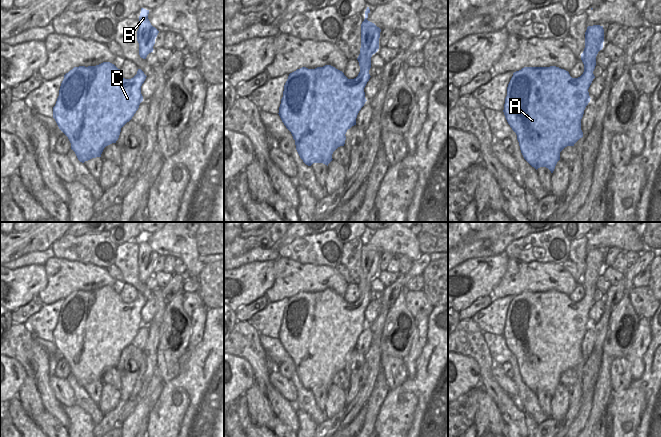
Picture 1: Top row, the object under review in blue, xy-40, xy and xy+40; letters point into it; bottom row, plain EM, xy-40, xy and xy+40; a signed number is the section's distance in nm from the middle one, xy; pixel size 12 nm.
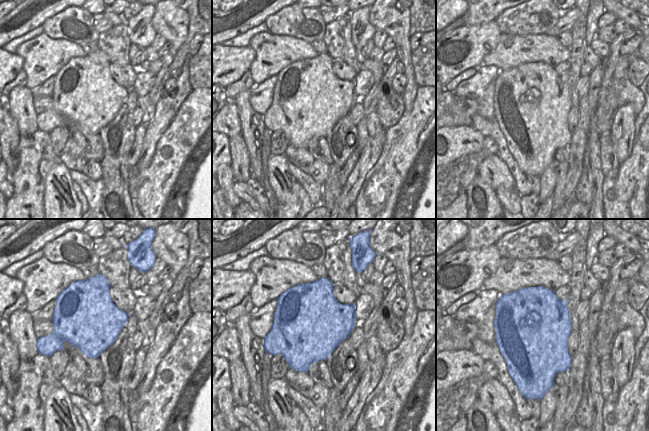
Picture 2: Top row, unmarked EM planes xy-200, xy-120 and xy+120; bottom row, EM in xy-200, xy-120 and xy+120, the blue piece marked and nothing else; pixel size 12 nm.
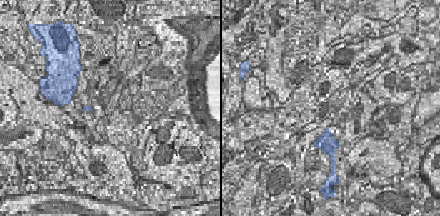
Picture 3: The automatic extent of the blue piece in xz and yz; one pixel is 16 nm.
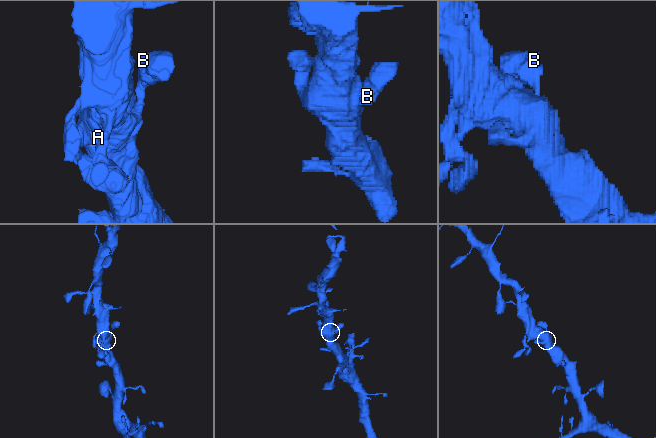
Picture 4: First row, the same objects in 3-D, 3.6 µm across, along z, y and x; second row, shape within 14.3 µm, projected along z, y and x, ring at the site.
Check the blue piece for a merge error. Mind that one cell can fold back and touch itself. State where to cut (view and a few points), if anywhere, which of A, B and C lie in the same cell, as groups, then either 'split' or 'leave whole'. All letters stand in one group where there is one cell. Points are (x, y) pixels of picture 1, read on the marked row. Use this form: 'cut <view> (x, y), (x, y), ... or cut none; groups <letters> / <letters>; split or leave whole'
cut none; groups A B C; leave whole

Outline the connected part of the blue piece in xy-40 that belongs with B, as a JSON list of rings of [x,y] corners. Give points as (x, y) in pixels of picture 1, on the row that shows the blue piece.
[[[141,8],[137,41],[139,43],[139,55],[143,59],[146,59],[147,55],[153,52],[155,39],[159,33],[159,31],[151,25],[148,14],[149,10]]]

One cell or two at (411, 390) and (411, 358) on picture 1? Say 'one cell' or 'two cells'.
two cells

